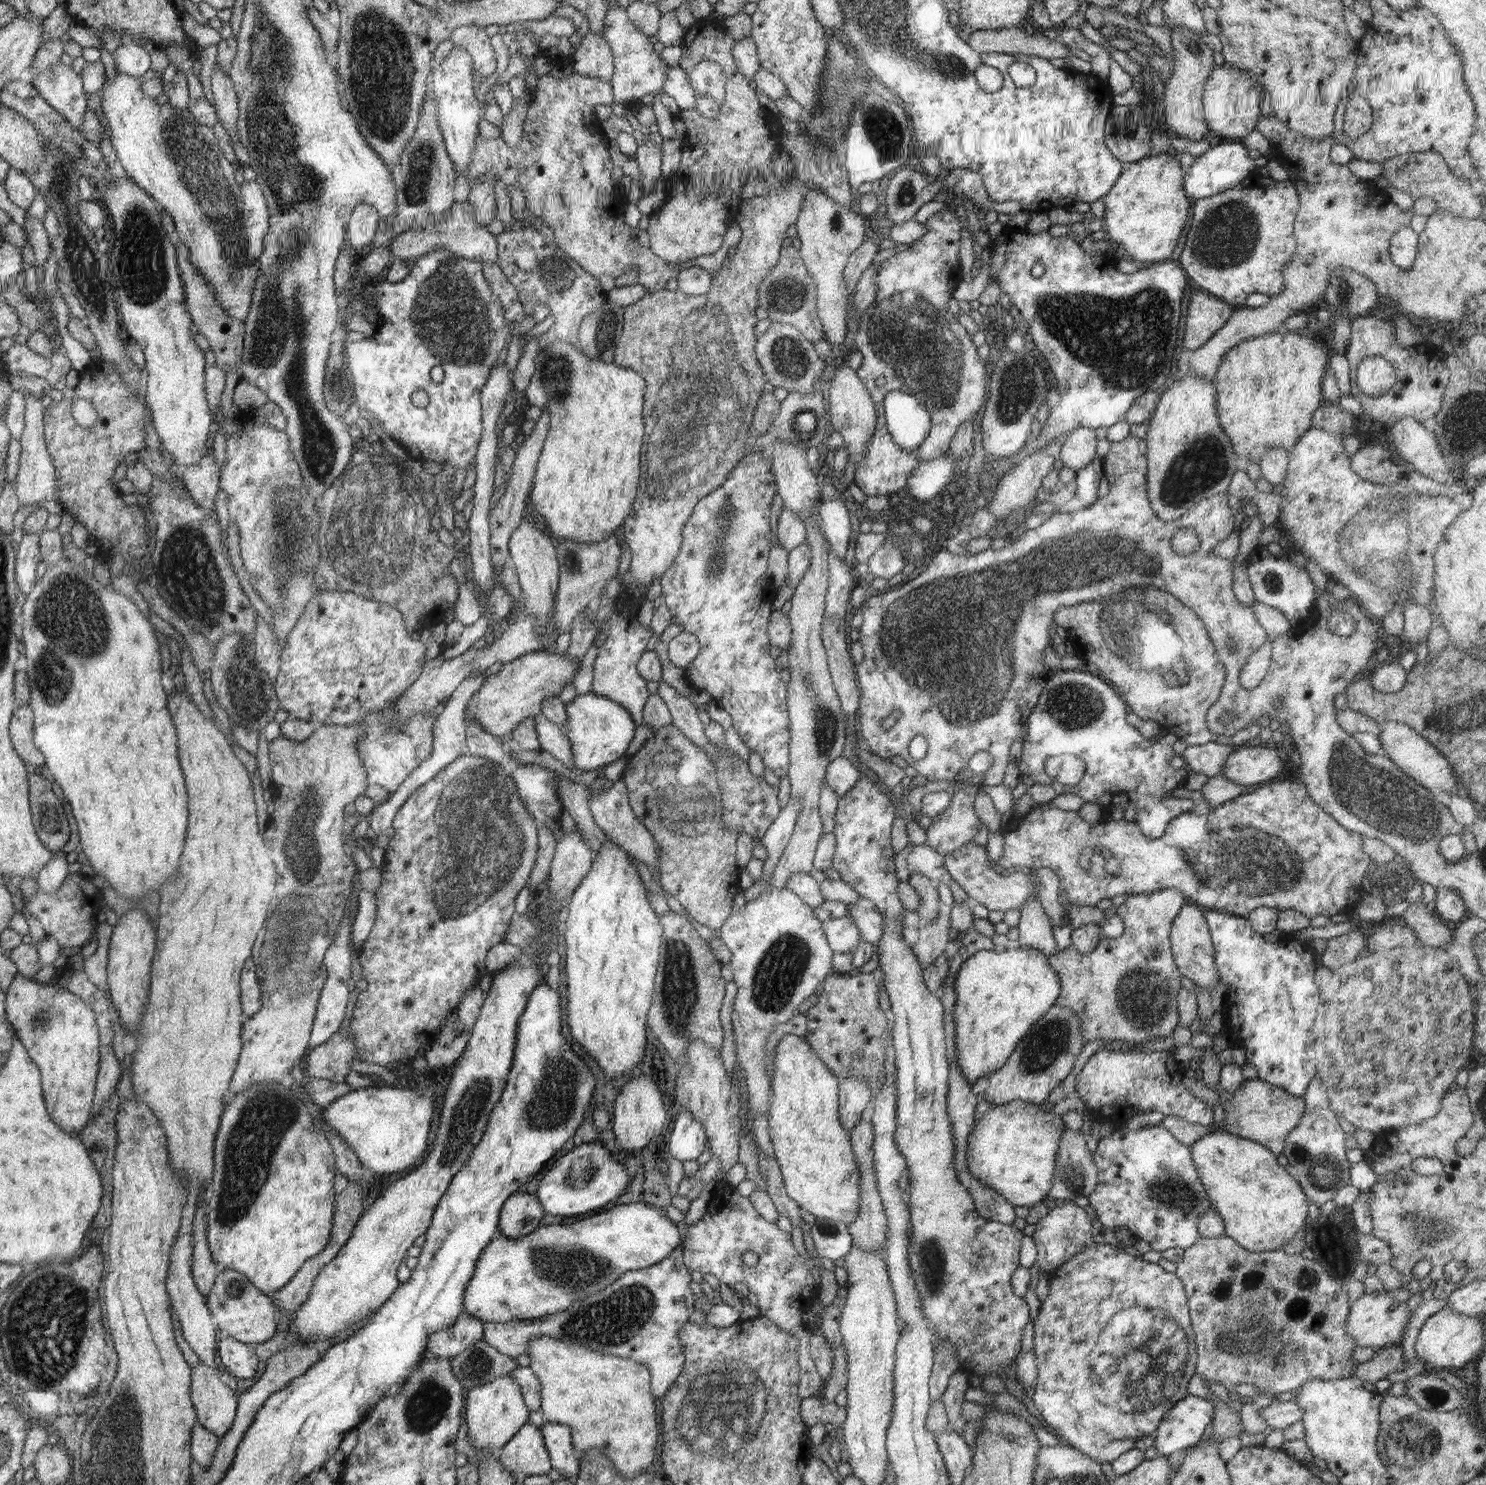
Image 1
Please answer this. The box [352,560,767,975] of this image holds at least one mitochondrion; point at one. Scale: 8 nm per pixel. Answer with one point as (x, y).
(483, 841)

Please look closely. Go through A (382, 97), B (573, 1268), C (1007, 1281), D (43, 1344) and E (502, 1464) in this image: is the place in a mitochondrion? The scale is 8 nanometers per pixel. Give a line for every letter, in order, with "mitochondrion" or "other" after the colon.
A: mitochondrion
B: mitochondrion
C: other
D: mitochondrion
E: other

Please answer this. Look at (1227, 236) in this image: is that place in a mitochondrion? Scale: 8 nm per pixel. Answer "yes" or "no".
yes

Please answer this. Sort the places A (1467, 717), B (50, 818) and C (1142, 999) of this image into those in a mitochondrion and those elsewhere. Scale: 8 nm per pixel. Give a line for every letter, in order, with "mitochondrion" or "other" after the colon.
A: mitochondrion
B: mitochondrion
C: mitochondrion

